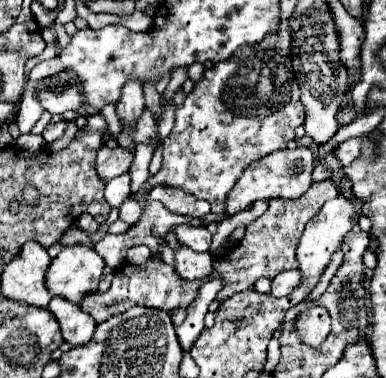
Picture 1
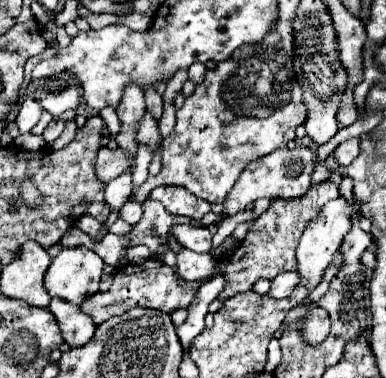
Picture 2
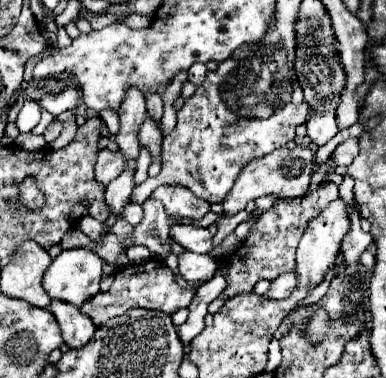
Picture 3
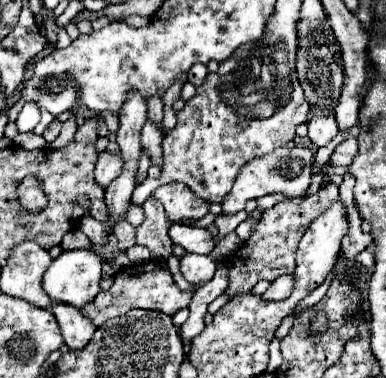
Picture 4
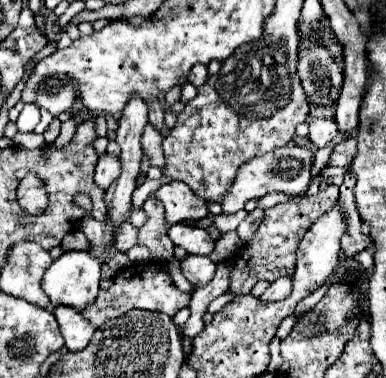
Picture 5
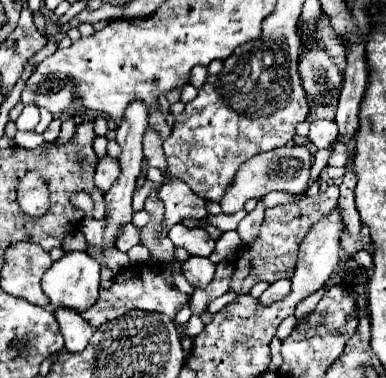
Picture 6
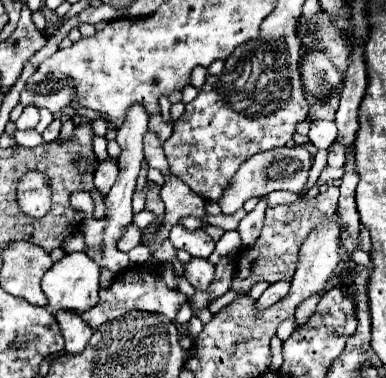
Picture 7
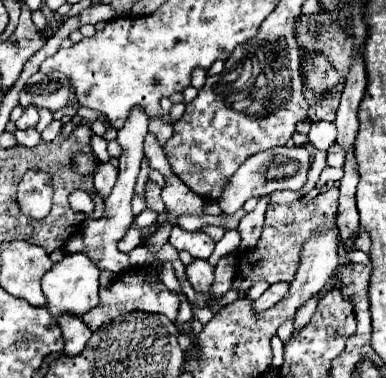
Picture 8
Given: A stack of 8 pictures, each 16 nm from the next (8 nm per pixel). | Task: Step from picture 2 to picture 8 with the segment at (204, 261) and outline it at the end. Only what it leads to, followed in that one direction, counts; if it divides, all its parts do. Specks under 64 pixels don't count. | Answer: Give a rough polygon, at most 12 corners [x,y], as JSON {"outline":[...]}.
{"outline":[[206,260],[188,264],[188,282],[206,296],[214,282],[214,268]]}

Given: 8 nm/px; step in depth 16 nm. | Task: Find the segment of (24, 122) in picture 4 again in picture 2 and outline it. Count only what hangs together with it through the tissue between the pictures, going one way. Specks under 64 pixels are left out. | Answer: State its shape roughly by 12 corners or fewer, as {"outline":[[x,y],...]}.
{"outline":[[25,94],[15,120],[21,134],[31,131],[43,111]]}

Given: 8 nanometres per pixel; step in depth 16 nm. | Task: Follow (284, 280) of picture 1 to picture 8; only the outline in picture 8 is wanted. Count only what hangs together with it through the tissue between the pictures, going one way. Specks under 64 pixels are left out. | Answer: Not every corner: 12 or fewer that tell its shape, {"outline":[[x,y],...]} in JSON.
{"outline":[[288,284],[270,286],[258,300],[254,310],[262,312],[274,306],[288,292]]}

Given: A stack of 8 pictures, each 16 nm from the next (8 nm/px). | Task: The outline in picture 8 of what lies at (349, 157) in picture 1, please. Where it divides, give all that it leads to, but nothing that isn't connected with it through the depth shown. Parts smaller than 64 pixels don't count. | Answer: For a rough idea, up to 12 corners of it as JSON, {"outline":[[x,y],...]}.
{"outline":[[338,144],[328,148],[326,164],[342,168],[344,150]]}

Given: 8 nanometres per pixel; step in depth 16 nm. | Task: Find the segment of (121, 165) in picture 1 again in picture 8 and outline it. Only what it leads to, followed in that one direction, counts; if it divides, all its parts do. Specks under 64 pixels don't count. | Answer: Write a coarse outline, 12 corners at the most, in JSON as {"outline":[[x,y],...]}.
{"outline":[[110,162],[100,164],[94,174],[96,194],[106,200],[116,182]]}

